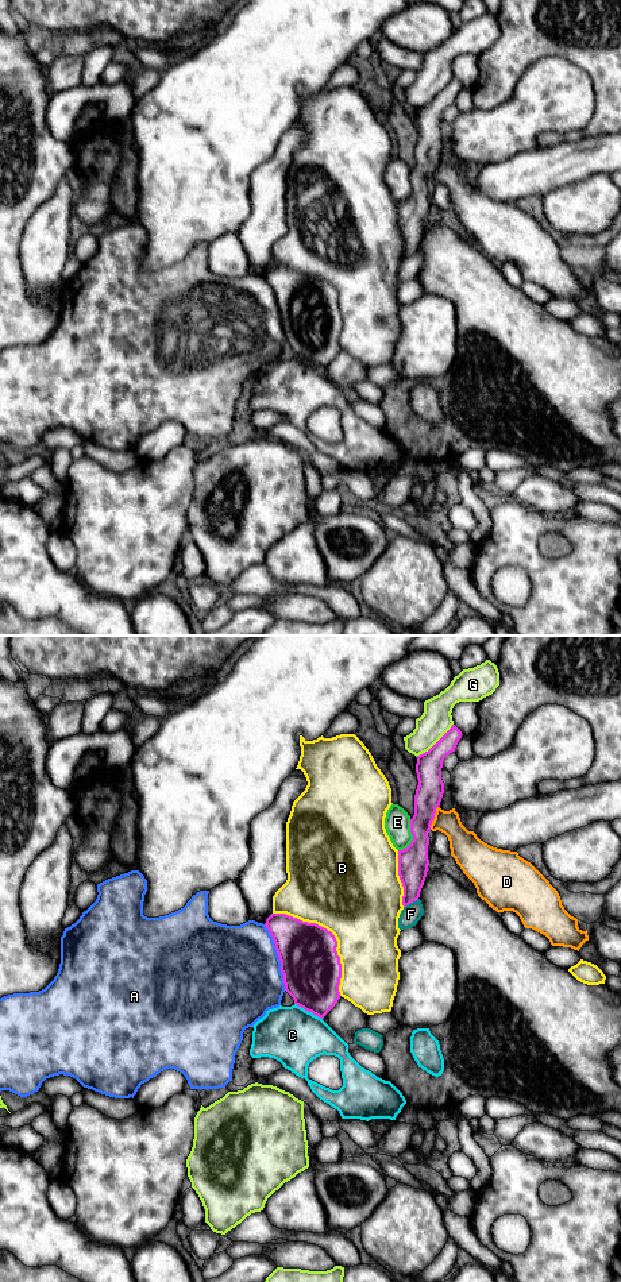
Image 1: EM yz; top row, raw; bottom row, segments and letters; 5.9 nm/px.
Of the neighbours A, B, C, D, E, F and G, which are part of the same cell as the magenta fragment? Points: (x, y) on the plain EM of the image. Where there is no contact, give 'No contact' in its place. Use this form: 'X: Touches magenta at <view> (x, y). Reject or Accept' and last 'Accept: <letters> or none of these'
A: Touches magenta at yz (278, 308). Reject
B: Touches magenta at yz (334, 288). Reject
C: Touches magenta at yz (308, 363). Reject
D: Touches magenta at yz (434, 170). Reject
E: Touches magenta at yz (413, 189). Reject
F: Touches magenta at yz (411, 254). Reject
G: Touches magenta at yz (436, 95). Reject
Accept: none of these

